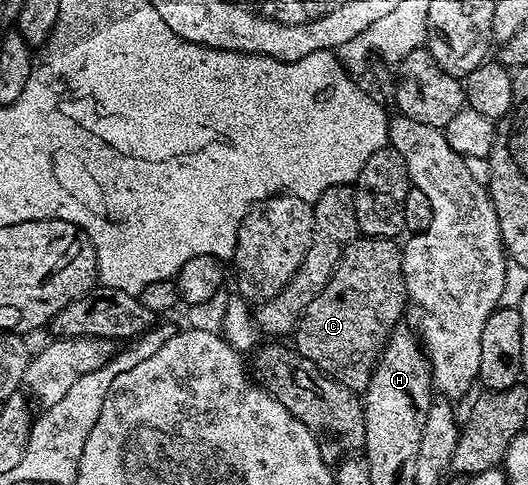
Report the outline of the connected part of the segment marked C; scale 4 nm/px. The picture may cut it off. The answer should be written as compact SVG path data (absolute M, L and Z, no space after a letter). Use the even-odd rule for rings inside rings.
M356 238L343 249L343 257L337 262L325 290L321 290L303 312L293 333L293 347L325 375L332 376L356 394L366 393L379 353L402 321L399 319L406 308L409 308L409 301L403 277L402 247L391 238Z

